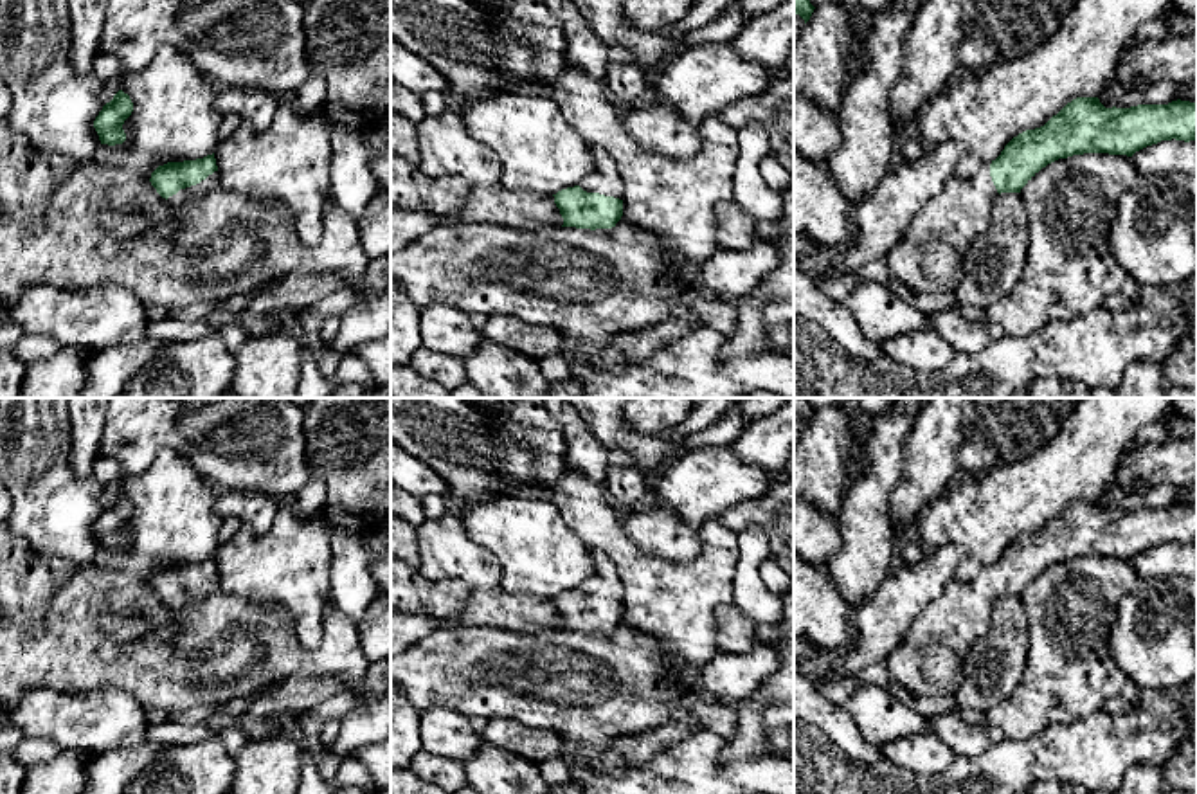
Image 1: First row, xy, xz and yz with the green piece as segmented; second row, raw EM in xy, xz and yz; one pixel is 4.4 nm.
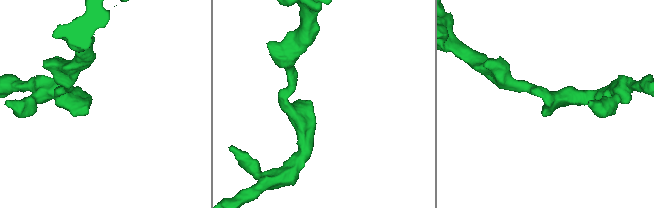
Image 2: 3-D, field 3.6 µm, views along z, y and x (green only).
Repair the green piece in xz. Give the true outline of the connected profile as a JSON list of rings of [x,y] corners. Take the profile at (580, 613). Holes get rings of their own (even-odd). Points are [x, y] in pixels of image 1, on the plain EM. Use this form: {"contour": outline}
{"contour": [[[592,553],[594,576],[580,589],[558,594],[554,607],[563,621],[562,630],[612,632],[623,619],[625,587],[614,562]]]}

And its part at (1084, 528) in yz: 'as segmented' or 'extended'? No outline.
extended

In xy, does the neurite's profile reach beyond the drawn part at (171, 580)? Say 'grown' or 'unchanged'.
grown

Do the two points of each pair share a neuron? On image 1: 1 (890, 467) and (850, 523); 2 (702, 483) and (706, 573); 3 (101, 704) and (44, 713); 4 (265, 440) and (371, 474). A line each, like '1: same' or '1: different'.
1: same
2: different
3: same
4: different

